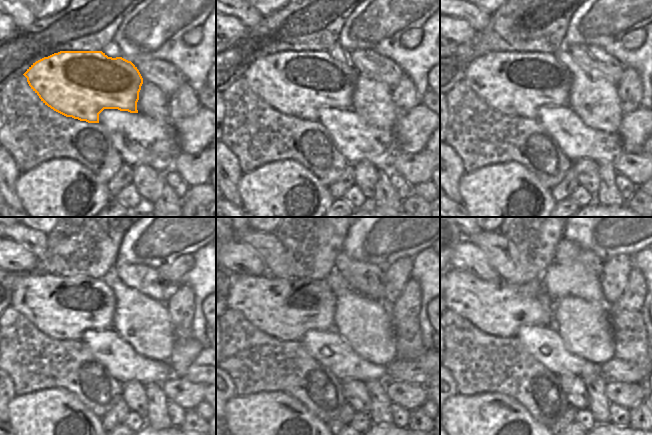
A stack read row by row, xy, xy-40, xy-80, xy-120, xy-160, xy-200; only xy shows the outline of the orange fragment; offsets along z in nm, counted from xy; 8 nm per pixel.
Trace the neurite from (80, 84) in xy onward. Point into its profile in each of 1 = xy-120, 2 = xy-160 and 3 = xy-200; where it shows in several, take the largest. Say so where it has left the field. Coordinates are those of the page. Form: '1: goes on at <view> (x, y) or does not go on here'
1: goes on at xy-120 (63, 308)
2: goes on at xy-160 (286, 309)
3: goes on at xy-200 (498, 309)

